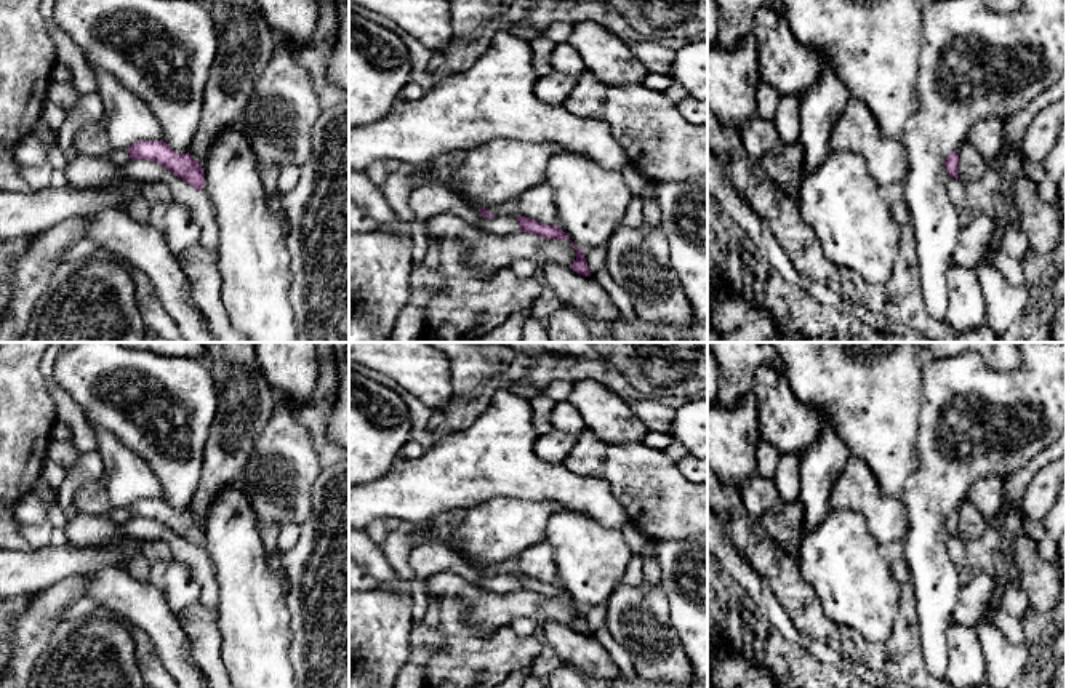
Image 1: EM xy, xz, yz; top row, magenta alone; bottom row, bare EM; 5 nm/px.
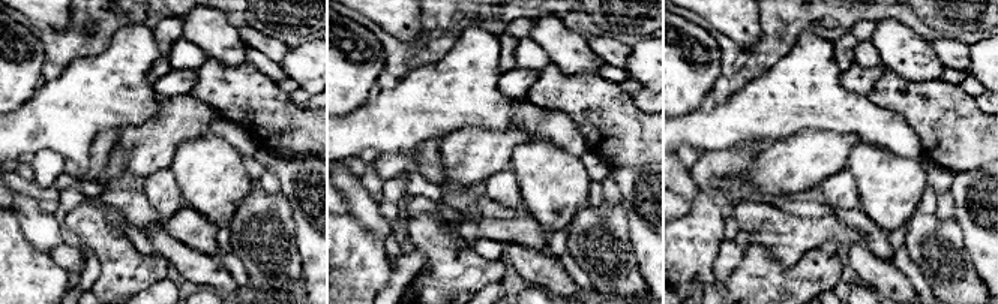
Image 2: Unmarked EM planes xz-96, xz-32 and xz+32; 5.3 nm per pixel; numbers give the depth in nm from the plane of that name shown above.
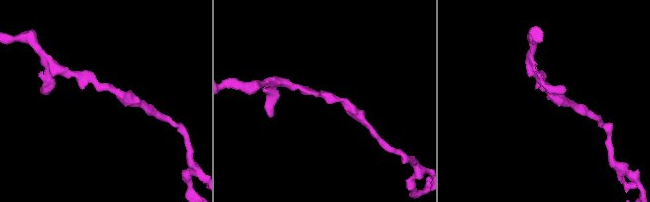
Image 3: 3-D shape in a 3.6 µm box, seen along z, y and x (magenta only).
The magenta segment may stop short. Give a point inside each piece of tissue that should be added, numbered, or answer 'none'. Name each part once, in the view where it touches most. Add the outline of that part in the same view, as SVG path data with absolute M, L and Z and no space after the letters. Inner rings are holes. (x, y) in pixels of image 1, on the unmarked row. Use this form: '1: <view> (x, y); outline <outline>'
none

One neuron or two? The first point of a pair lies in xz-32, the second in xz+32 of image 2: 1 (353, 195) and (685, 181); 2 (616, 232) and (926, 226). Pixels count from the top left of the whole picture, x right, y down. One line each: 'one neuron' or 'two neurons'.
1: one neuron
2: one neuron

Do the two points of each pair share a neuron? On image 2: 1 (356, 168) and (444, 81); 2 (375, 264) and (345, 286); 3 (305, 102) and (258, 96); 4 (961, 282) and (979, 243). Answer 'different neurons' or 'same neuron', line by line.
1: different neurons
2: same neuron
3: different neurons
4: different neurons

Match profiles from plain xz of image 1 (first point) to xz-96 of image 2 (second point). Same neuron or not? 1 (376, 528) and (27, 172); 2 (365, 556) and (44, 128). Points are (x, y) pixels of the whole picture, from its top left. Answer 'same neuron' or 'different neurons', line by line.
1: same neuron
2: different neurons

